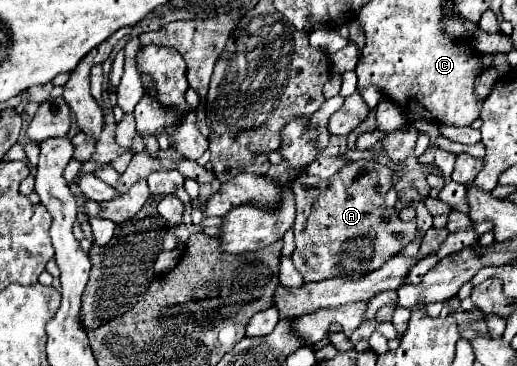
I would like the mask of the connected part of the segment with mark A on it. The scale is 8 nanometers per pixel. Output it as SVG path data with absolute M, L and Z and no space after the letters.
M374 159L350 161L330 179L300 175L292 181L298 209L294 221L296 249L292 253L292 261L294 267L302 273L304 283L326 281L334 277L364 277L364 273L380 269L380 265L384 265L388 257L400 253L414 239L416 223L400 221L398 215L394 211L388 211L384 205L384 195L388 193L390 187L392 187L392 171Z

